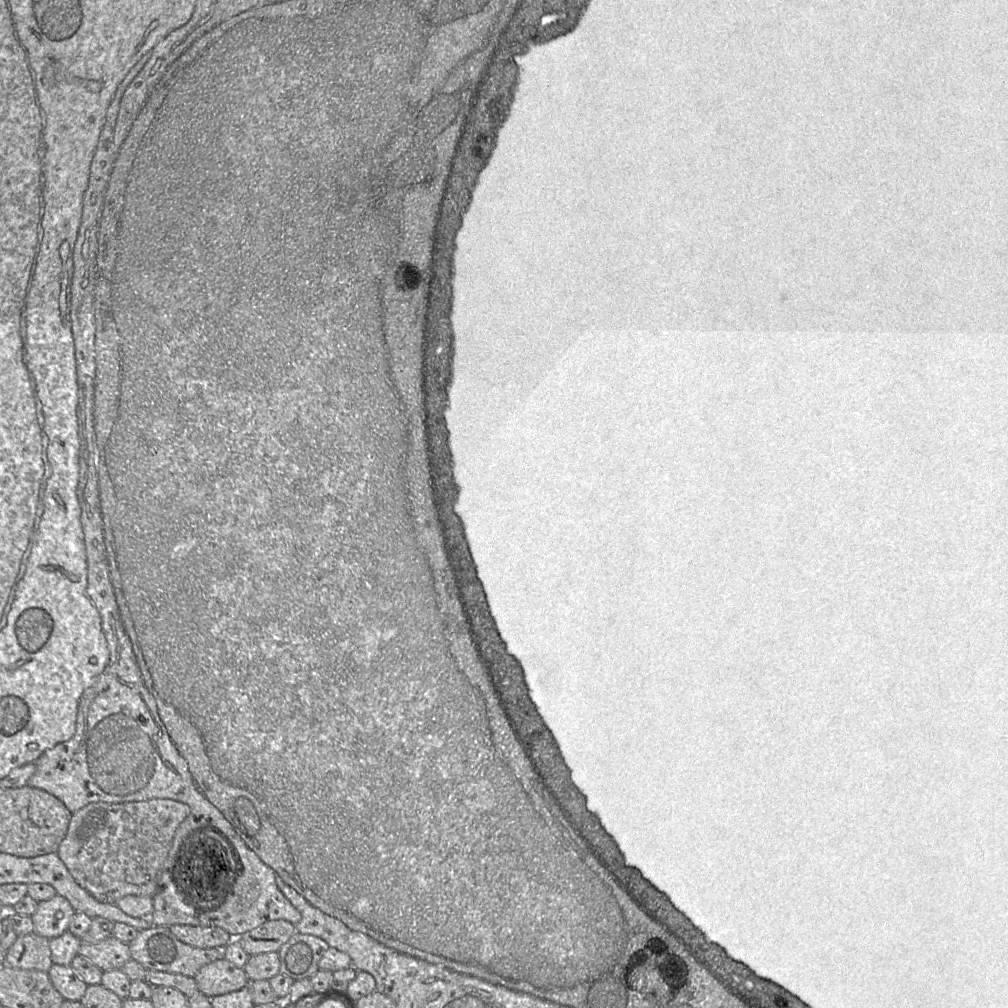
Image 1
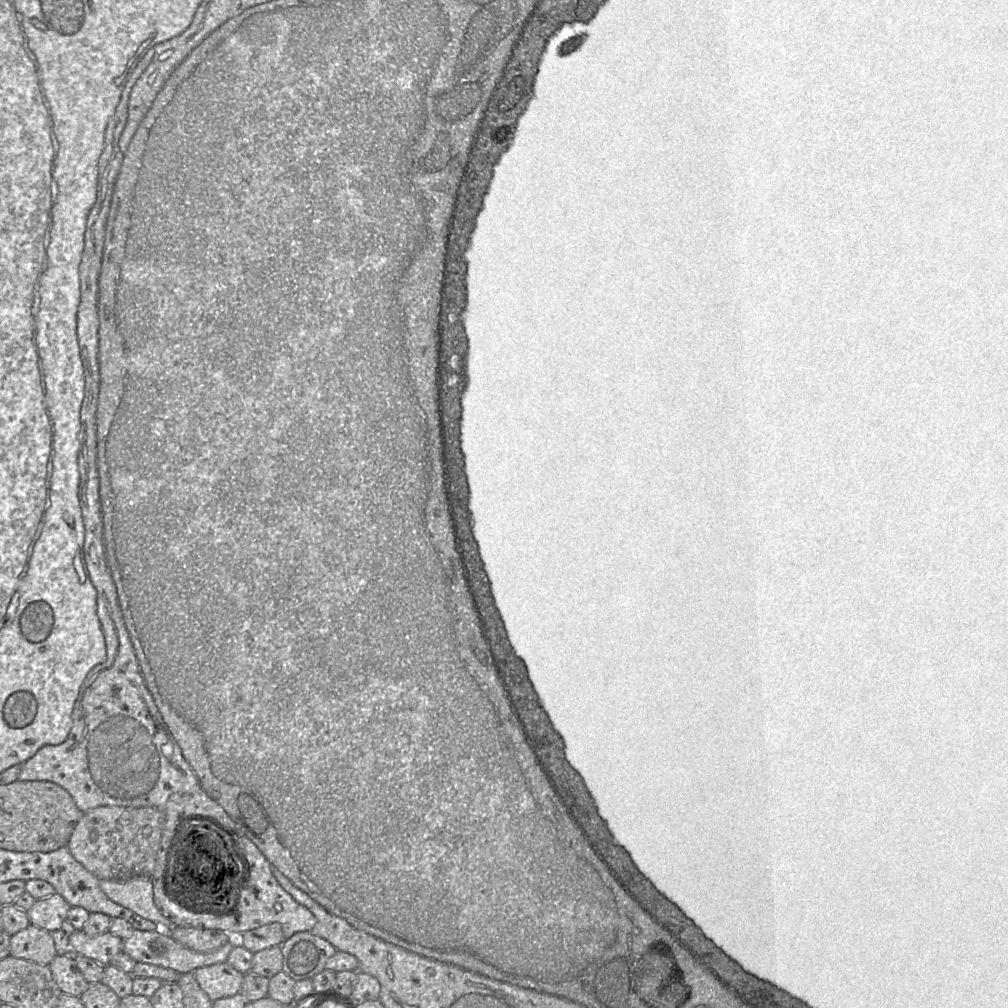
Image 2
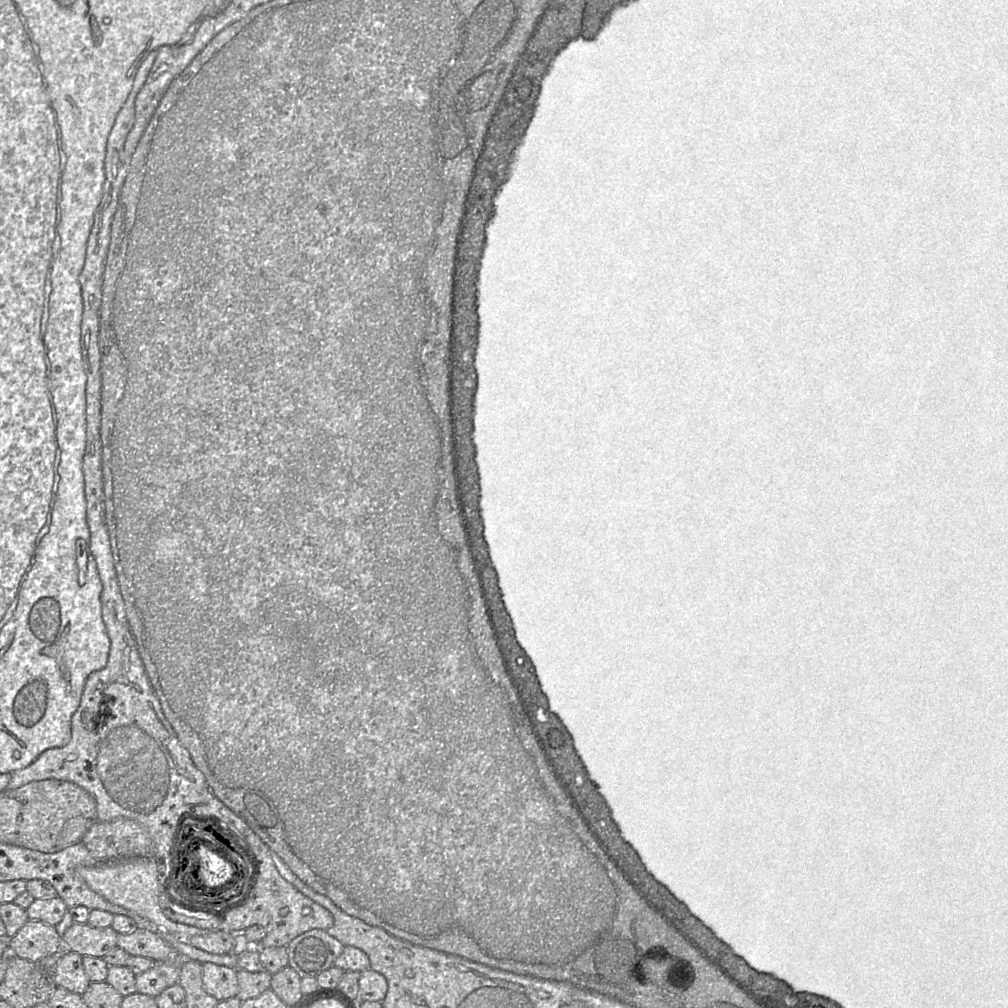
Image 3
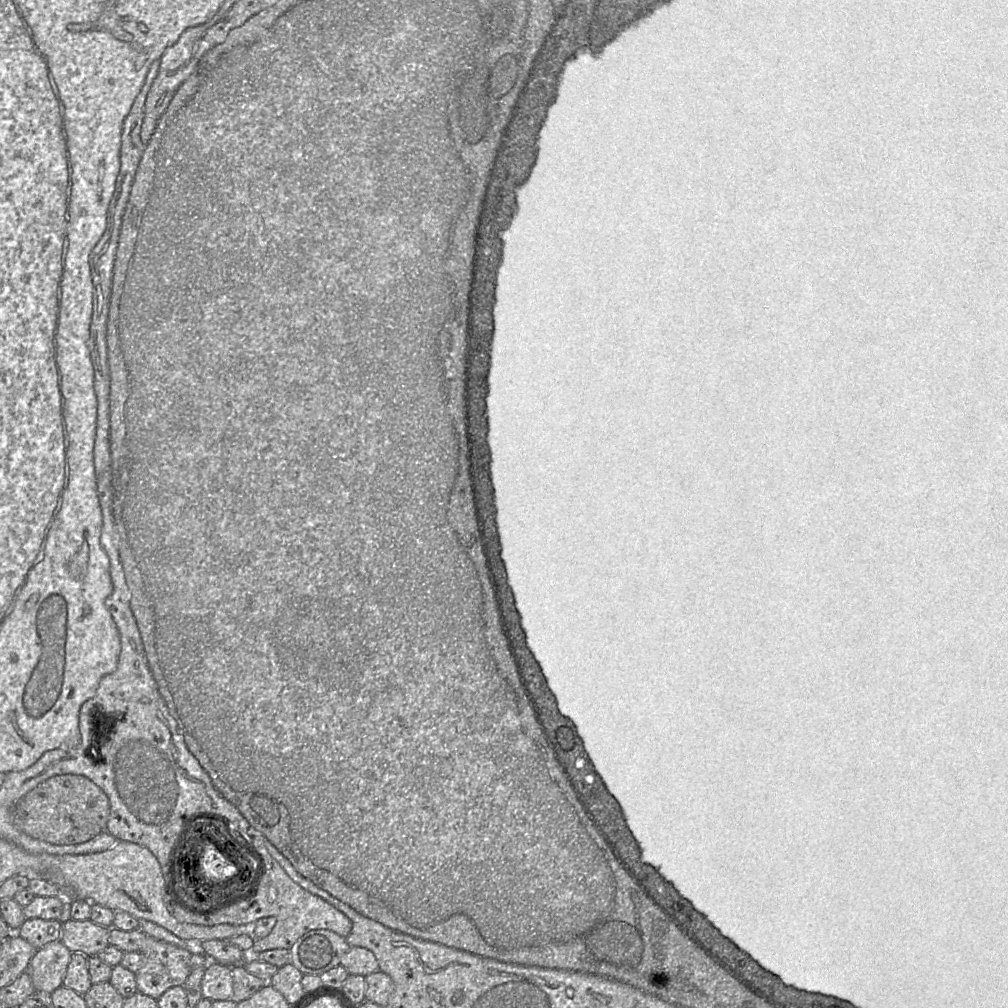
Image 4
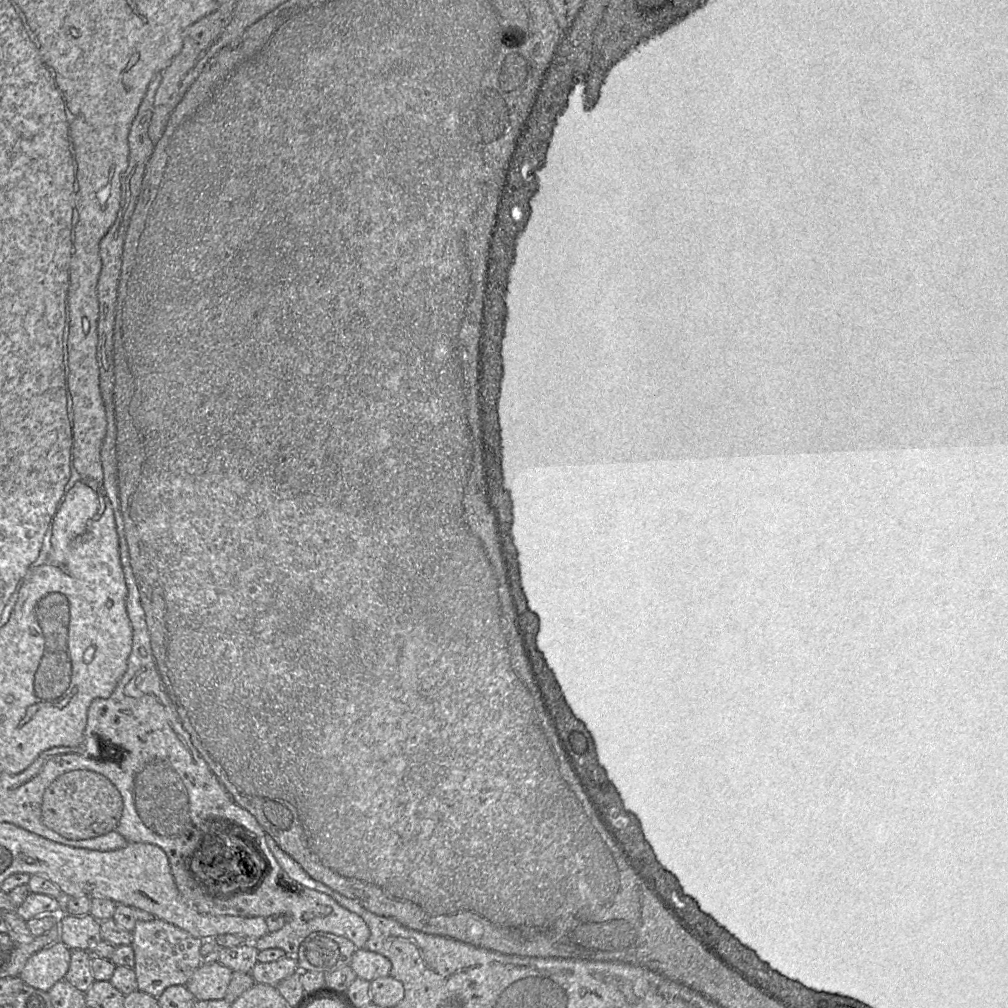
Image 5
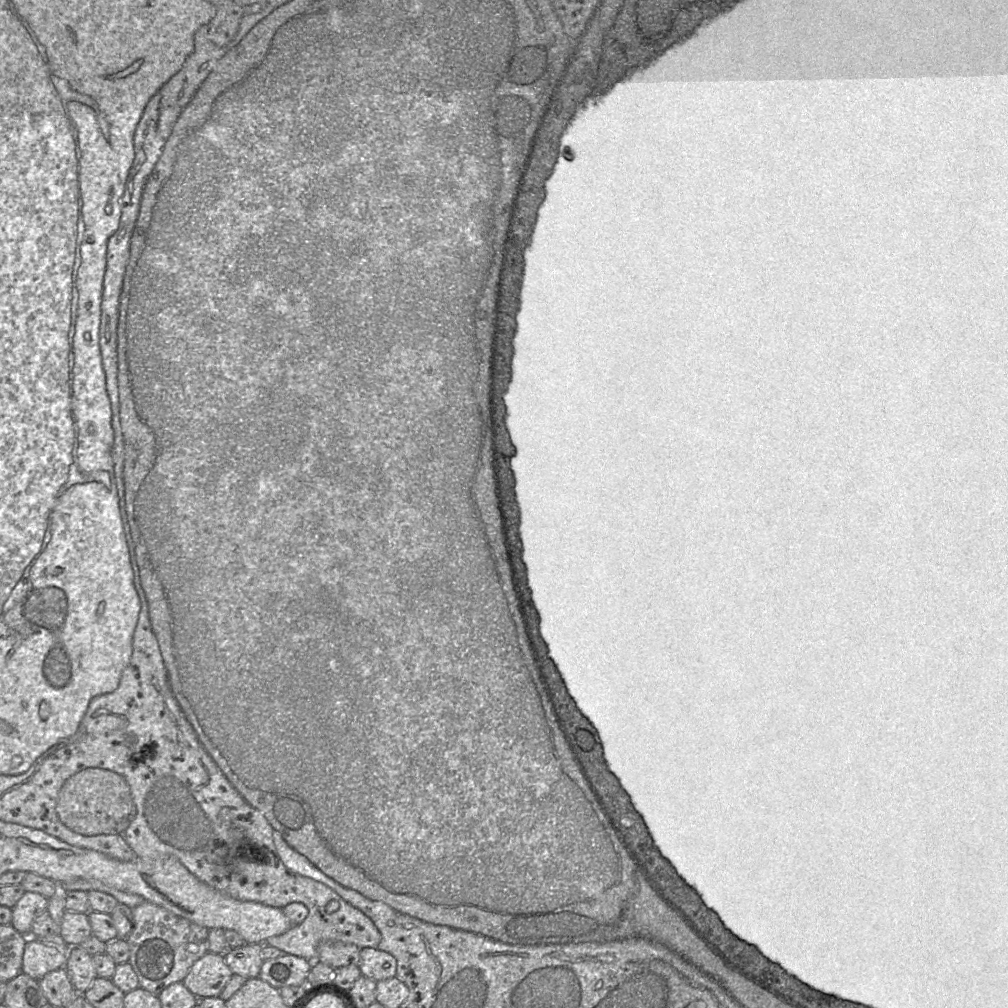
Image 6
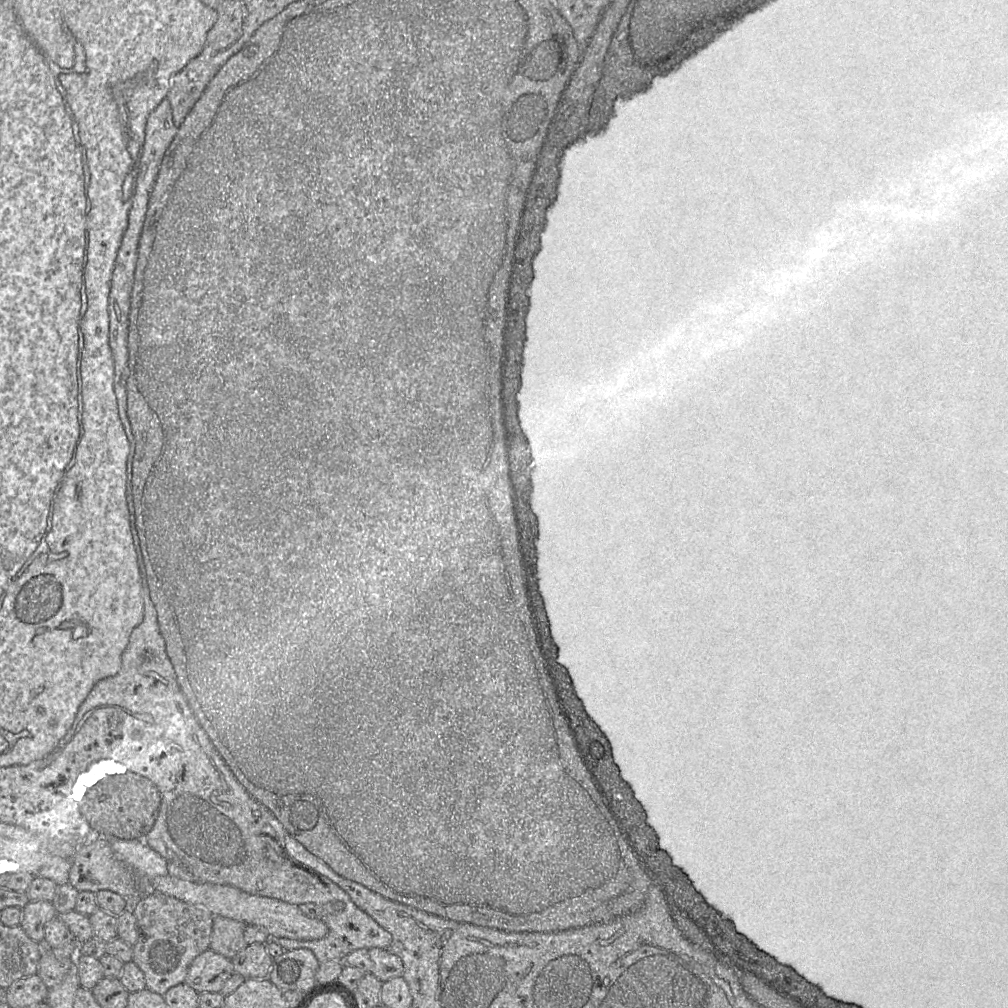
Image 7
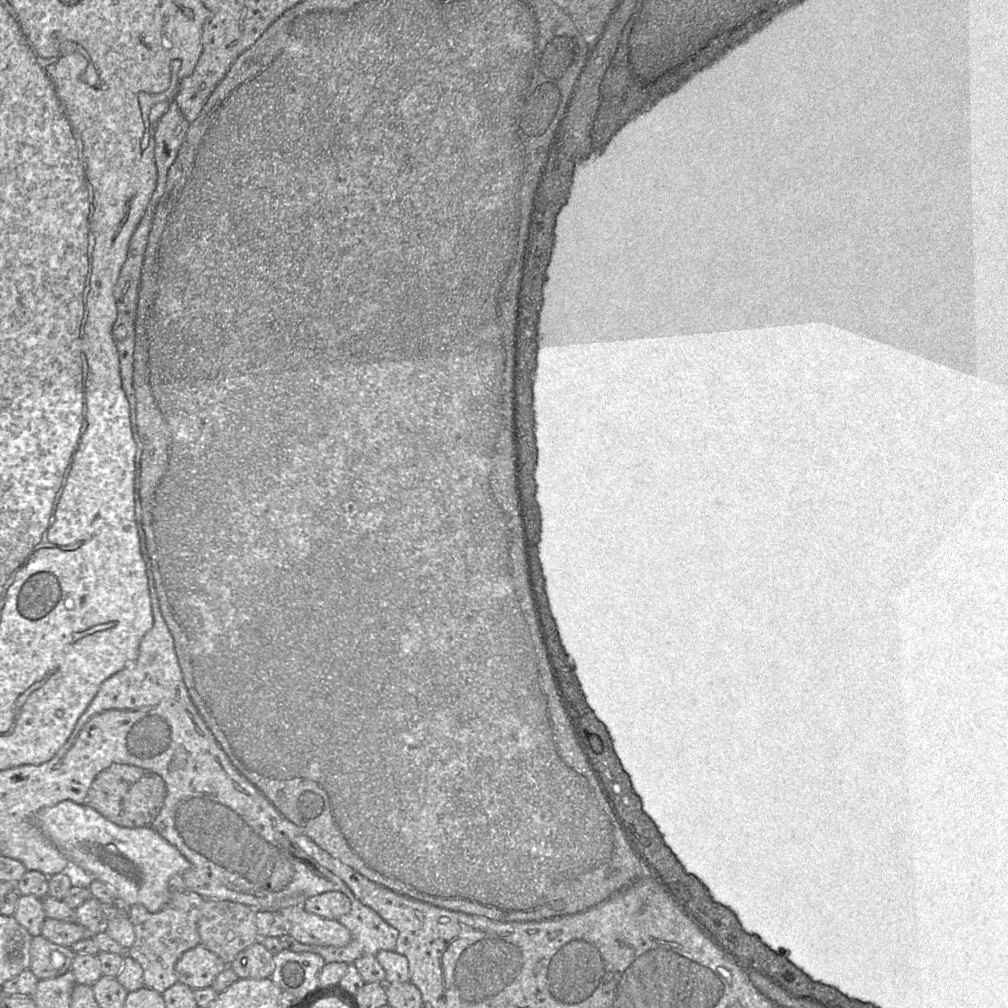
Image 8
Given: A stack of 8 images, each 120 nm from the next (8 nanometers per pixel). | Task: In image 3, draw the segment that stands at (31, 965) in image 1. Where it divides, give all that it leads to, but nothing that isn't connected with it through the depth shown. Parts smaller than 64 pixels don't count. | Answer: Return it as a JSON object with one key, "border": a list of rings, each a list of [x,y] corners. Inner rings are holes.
{"border":[[[37,920],[25,925],[8,940],[9,954],[39,963],[44,958],[62,952],[62,938],[55,926]]]}

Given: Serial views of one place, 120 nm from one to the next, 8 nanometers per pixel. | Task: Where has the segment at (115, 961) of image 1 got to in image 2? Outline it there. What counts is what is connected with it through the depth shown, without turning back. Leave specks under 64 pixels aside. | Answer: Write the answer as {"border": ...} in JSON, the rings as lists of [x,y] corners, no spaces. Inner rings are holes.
{"border":[[[76,930],[70,936],[69,948],[74,955],[84,955],[106,966],[116,954],[123,951],[123,940],[109,931],[89,936],[82,930]]]}

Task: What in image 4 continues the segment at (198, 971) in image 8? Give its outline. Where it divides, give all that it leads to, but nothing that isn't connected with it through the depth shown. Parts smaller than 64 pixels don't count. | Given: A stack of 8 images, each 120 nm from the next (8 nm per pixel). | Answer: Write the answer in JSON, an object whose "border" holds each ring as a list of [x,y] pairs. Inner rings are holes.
{"border":[[[209,962],[201,981],[202,997],[211,1001],[230,1000],[233,993],[232,969],[218,962]]]}

